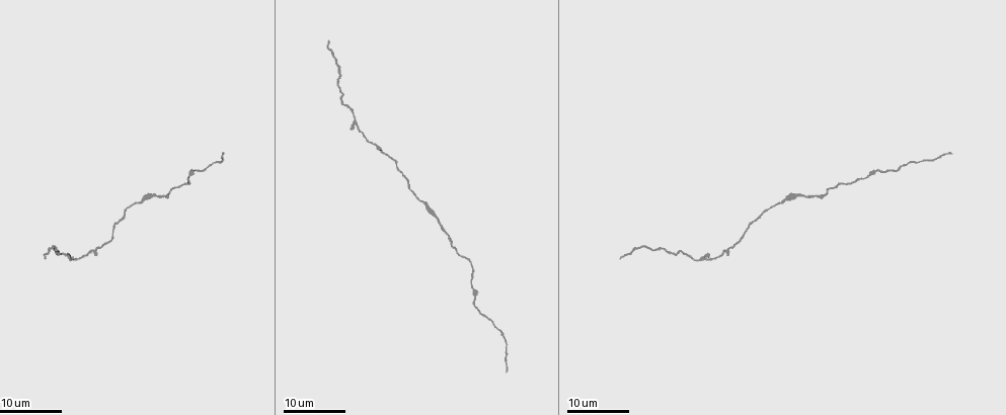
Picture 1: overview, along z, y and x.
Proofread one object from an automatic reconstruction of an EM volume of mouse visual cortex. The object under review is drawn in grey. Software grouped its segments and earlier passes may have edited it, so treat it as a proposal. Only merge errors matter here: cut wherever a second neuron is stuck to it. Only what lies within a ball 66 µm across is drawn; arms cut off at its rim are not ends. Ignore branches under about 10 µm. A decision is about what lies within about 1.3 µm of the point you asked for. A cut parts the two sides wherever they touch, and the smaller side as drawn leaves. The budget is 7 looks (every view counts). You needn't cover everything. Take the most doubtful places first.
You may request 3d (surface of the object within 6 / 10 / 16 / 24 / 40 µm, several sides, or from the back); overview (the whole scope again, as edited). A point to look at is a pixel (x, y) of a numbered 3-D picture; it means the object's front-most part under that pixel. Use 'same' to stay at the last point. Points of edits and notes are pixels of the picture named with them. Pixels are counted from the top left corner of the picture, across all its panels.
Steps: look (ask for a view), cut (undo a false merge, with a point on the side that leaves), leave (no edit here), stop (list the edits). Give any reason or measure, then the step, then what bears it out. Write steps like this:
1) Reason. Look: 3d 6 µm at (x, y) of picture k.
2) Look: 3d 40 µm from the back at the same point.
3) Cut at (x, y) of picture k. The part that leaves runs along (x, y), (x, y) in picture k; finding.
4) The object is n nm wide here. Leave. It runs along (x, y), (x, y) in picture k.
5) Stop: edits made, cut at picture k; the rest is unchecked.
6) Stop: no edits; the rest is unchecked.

Sudden change in width. Look: 3d 24 µm at (825, 194) of picture 1.

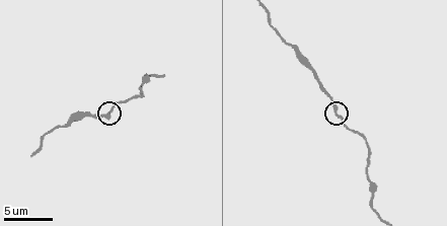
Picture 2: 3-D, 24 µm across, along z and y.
Zoom in. Look: 3d 10 µm at (337, 115) of picture 2.

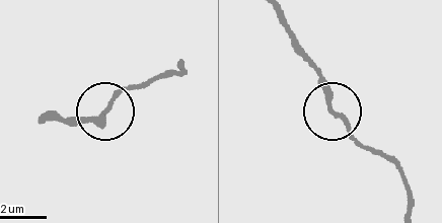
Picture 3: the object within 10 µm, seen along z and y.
Leave. One neuron here.

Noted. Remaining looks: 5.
Thick turns thin. Look: 3d 16 µm at (313, 70) of picture 2.

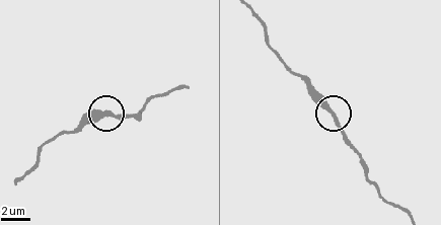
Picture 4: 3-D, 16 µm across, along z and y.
Leave. One neuron here.

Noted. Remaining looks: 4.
Narrows sharply. Look: 3d 24 µm at (353, 114) of picture 1.

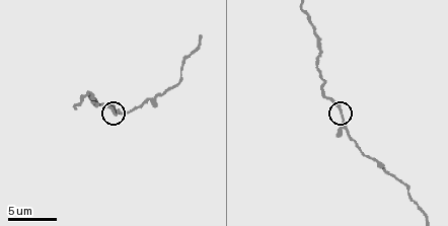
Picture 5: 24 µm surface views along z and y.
Look: 3d 6 µm at (116, 113) of picture 5.

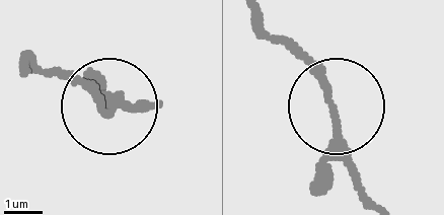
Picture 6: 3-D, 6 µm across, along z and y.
Leave. It runs along (144, 101), (105, 108), (31, 53) in picture 6; continuous, no second neuron.

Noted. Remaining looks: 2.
Sudden change in width. Look: 3d 6 µm at (372, 159) of picture 5.

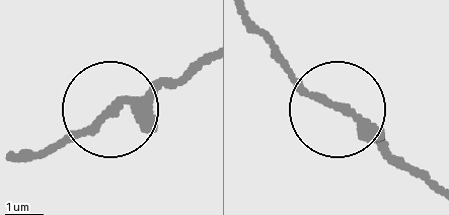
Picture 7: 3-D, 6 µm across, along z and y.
Leave. One neuron here.

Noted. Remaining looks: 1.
Stop: no edits; the rest is unchecked.

